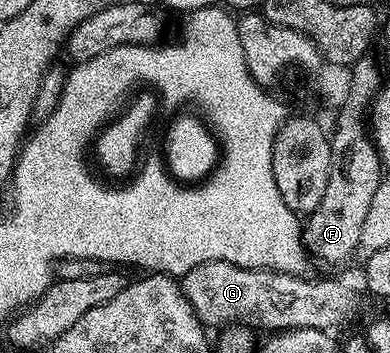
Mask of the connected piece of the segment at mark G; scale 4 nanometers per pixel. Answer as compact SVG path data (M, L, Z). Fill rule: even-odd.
M213 260L205 264L197 264L185 275L182 275L183 294L189 300L193 312L204 327L226 327L236 320L254 324L260 331L282 332L285 330L326 330L334 331L334 326L347 322L359 310L359 294L351 286L346 286L339 278L319 278L310 282L307 276L286 274L280 270L254 270L241 268L237 264L229 264L221 260Z

